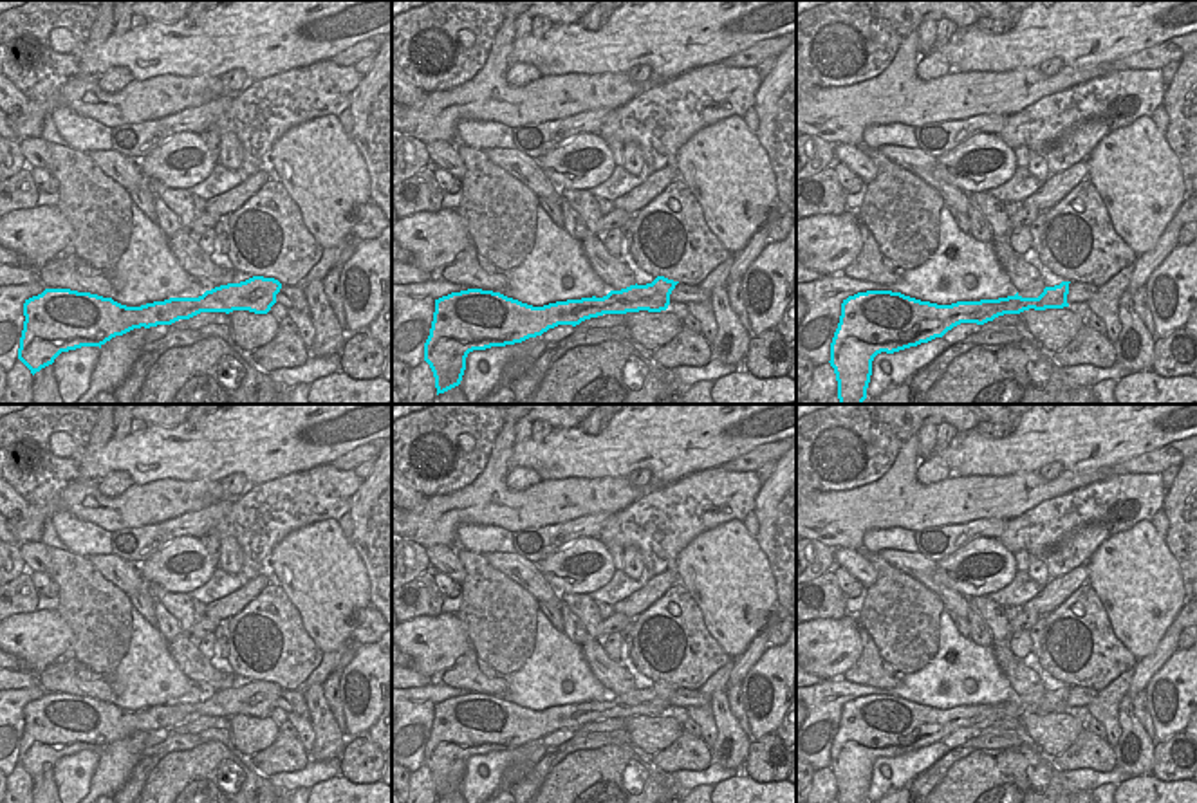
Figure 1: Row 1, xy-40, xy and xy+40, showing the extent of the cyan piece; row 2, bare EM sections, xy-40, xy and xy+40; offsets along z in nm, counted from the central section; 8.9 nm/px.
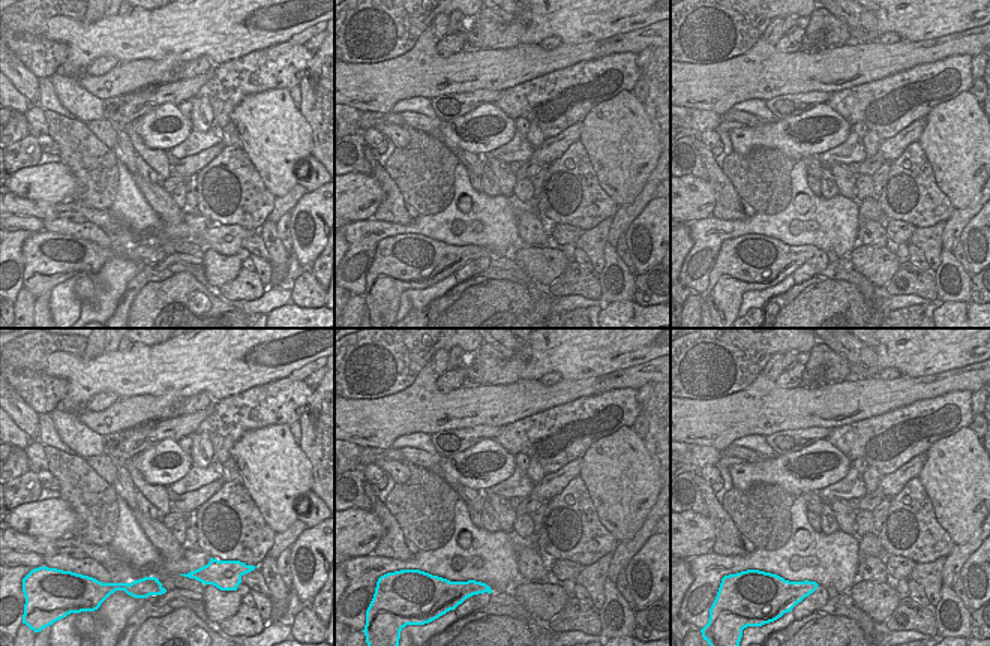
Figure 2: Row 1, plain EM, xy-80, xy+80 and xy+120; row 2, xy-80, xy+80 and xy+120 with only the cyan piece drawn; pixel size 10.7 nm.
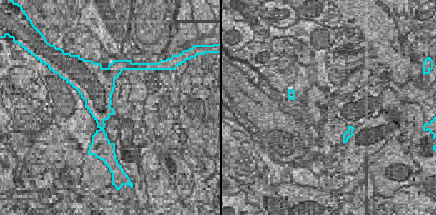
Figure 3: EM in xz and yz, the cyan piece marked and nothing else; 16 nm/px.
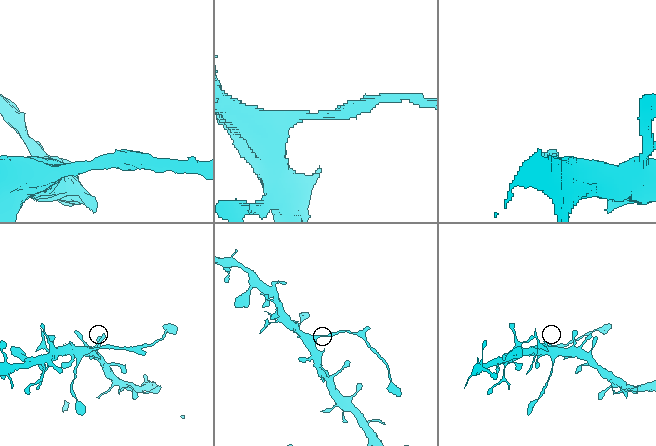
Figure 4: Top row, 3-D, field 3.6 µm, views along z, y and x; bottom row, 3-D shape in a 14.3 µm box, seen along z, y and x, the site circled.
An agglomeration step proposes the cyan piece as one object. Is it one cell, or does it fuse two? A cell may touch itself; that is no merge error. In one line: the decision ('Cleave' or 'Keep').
Cleave.

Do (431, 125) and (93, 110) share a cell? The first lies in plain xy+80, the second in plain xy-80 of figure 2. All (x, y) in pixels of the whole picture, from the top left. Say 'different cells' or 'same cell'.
different cells

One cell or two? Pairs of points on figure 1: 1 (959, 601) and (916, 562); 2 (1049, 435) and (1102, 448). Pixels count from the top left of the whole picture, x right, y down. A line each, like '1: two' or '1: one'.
1: one
2: one

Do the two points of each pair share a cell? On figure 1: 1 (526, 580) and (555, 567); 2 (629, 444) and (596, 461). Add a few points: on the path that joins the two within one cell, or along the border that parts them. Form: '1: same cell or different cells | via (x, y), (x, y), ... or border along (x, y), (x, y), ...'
1: different cells | border along (535, 563), (558, 594)
2: same cell | via (621, 448), (603, 455)

